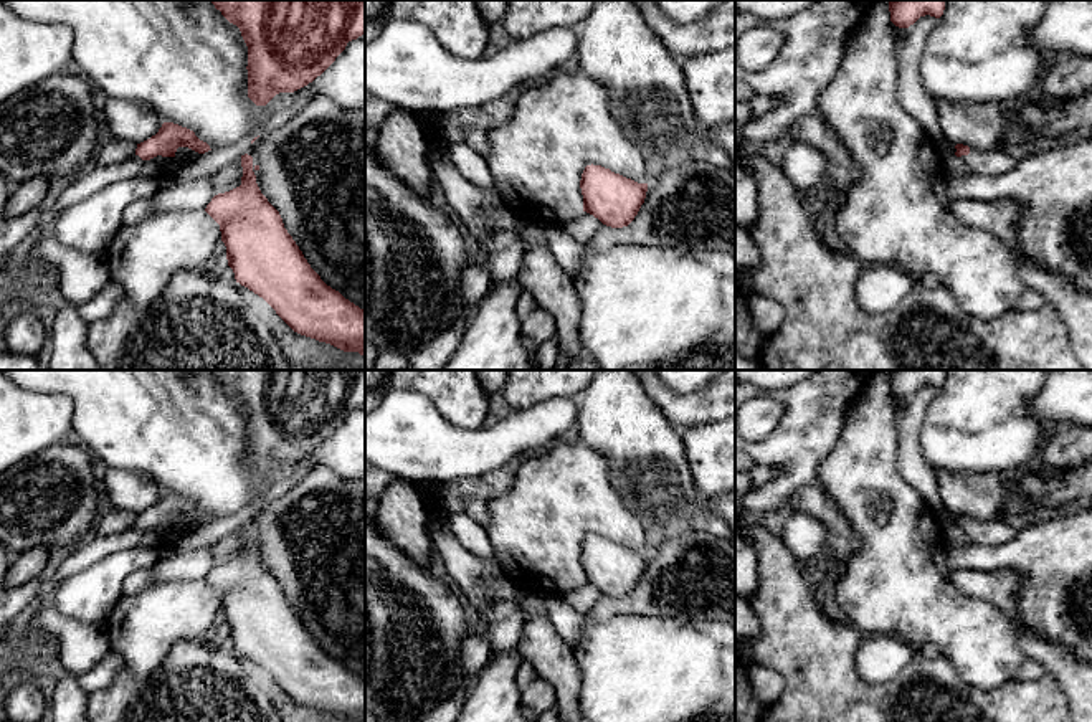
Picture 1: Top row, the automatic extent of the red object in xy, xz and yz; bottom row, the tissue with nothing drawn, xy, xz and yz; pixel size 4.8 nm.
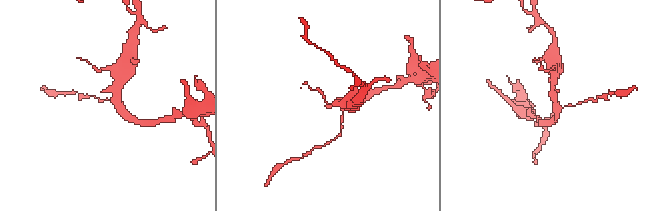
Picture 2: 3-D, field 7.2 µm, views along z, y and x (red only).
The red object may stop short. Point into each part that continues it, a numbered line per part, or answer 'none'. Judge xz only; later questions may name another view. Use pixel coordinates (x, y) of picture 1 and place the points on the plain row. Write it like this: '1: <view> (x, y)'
none

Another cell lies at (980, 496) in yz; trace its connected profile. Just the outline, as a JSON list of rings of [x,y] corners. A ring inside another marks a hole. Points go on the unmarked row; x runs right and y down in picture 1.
[[[937,469],[937,486],[943,507],[976,520],[995,520],[1009,506],[1011,481],[1001,474],[950,473]]]

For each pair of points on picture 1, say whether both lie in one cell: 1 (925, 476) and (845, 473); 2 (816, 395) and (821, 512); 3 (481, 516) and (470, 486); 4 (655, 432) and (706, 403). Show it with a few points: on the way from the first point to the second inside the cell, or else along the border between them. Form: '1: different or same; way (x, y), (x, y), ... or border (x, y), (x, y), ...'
1: different; border (897, 436), (897, 470), (925, 504)
2: different; border (816, 484), (800, 488), (787, 506)
3: different; border (486, 504), (478, 499), (468, 499), (463, 509)
4: different; border (646, 394), (673, 427)

